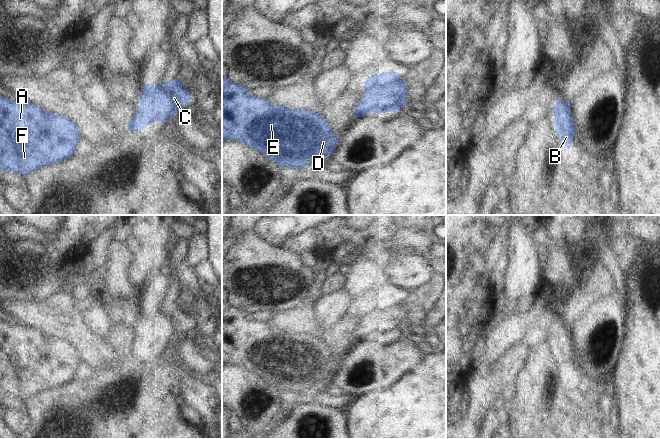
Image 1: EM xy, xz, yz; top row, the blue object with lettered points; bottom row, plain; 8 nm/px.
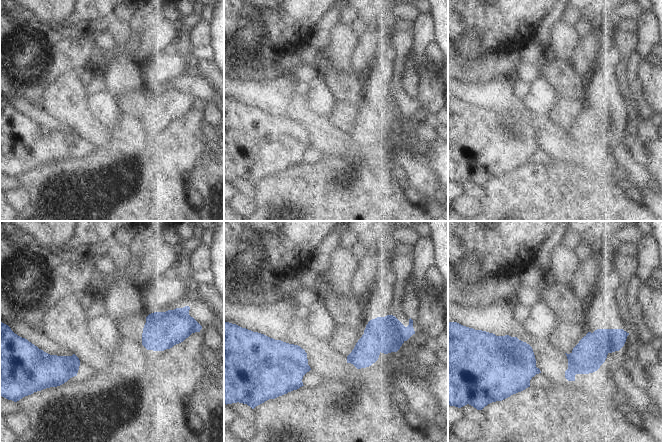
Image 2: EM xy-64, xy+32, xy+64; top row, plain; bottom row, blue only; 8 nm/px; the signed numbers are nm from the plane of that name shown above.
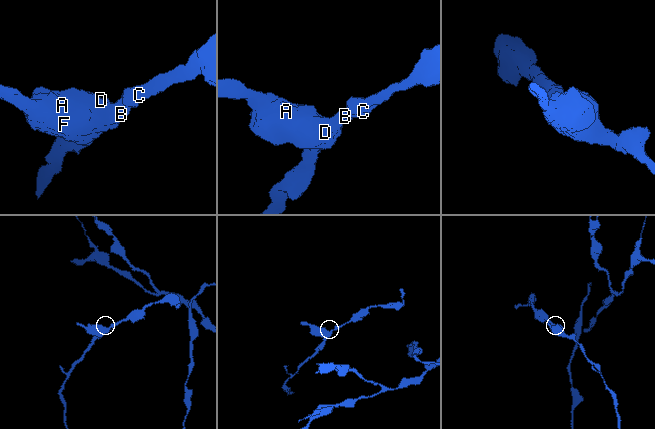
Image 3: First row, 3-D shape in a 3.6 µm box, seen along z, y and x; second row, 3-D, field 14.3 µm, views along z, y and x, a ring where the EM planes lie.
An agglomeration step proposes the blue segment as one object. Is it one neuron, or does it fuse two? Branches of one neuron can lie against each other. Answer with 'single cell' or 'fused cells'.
single cell

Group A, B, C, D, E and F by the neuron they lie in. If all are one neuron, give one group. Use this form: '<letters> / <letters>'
A B C D E F

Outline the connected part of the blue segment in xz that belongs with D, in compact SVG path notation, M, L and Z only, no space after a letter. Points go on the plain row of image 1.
M222 302L222 366L232 363L244 367L276 387L282 394L291 391L301 394L310 385L325 379L331 380L338 369L339 361L335 360L328 346L310 334L297 334L271 328L266 322L258 322L249 318L249 313Z

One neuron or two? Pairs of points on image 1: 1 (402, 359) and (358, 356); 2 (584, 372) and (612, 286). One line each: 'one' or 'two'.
1: one
2: two

